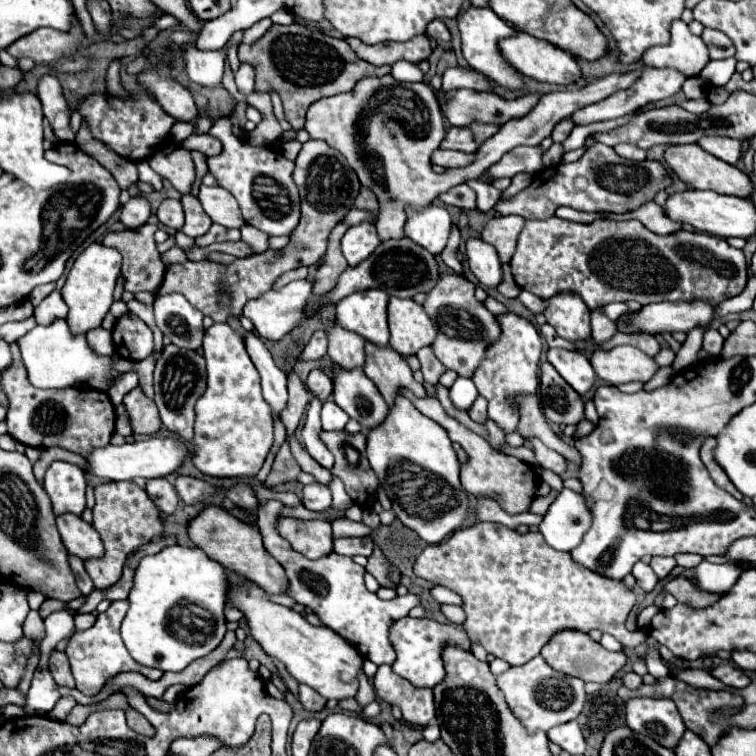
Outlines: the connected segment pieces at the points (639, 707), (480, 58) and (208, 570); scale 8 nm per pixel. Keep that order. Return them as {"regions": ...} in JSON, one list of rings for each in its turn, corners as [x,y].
{"regions":[[[[631,698],[625,702],[625,718],[633,732],[651,736],[671,750],[677,748],[687,730],[677,708],[667,698]]],[[[469,6],[461,14],[461,18],[457,22],[459,22],[459,30],[461,30],[461,50],[463,50],[463,58],[467,60],[467,64],[471,68],[479,70],[481,74],[485,74],[487,78],[491,78],[493,82],[497,82],[499,86],[503,86],[507,90],[517,92],[517,90],[525,88],[525,76],[519,74],[505,60],[505,56],[499,50],[499,40],[517,34],[515,28],[511,28],[509,24],[505,24],[491,8],[473,8],[473,6]]],[[[167,546],[161,552],[153,556],[141,558],[135,578],[133,578],[133,588],[129,594],[129,612],[121,624],[121,638],[129,650],[129,654],[145,666],[159,668],[163,672],[167,670],[183,670],[189,662],[209,654],[211,650],[217,648],[225,634],[225,568],[211,560],[201,548],[185,548],[185,546]]]]}

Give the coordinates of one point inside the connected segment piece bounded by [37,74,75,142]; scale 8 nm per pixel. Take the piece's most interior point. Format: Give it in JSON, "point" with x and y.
{"point":[55,108]}

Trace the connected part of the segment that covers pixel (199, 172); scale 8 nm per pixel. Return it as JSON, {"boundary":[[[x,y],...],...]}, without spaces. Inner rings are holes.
{"boundary":[[[195,150],[190,151],[190,153],[196,169],[196,180],[193,183],[191,194],[193,194],[195,197],[198,197],[199,186],[201,185],[203,176],[205,176],[205,174],[208,172],[208,166],[202,153]]]}

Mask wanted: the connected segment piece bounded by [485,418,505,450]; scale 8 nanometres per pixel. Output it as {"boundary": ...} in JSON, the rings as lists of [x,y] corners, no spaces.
{"boundary":[[[487,418],[487,430],[489,430],[489,434],[491,434],[491,442],[495,444],[495,448],[499,450],[499,444],[503,446],[505,444],[505,432],[503,432],[503,428],[497,424],[497,422],[493,422],[491,418]]]}

